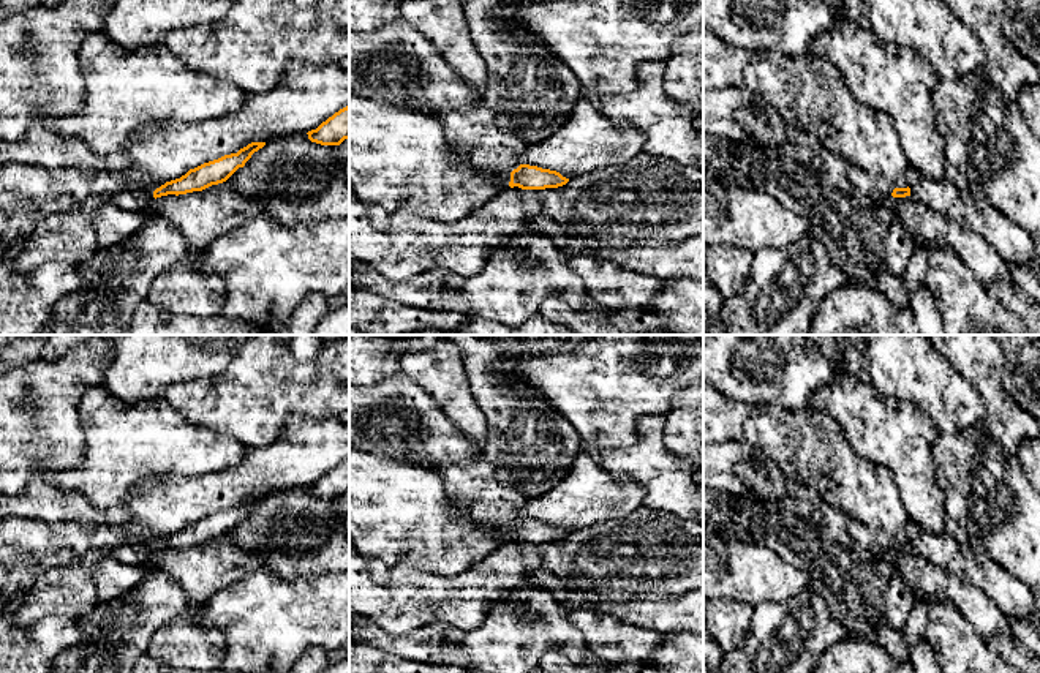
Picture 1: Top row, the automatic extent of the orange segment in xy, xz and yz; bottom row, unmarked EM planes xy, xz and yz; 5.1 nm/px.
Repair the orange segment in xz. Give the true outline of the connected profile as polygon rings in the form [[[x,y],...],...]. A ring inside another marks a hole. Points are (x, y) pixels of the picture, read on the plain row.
[[[477,460],[471,463],[425,463],[441,474],[446,493],[457,510],[474,520],[493,521],[499,528],[509,528],[509,540],[522,543],[558,542],[569,536],[556,524],[520,518],[518,493],[496,479],[495,468]]]

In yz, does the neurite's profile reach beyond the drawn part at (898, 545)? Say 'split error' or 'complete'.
split error

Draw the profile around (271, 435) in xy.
[[[248,335],[229,370],[193,382],[174,382],[164,398],[198,427],[229,434],[245,447],[266,447],[283,438],[281,428],[294,415],[349,419],[349,338],[326,340],[313,360],[300,362],[283,335]]]

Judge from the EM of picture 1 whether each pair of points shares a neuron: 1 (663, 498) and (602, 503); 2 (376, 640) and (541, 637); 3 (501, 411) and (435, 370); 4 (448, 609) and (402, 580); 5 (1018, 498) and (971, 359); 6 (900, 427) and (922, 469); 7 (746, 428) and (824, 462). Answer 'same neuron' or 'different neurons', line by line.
1: different neurons
2: same neuron
3: different neurons
4: same neuron
5: same neuron
6: same neuron
7: same neuron

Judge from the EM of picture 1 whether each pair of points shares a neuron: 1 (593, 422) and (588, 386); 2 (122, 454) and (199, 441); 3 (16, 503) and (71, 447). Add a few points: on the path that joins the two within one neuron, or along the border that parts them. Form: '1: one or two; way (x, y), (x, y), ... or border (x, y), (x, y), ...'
1: one; way (587, 413), (588, 395)
2: one; way (141, 444), (180, 444)
3: two; border (33, 474), (16, 495)

